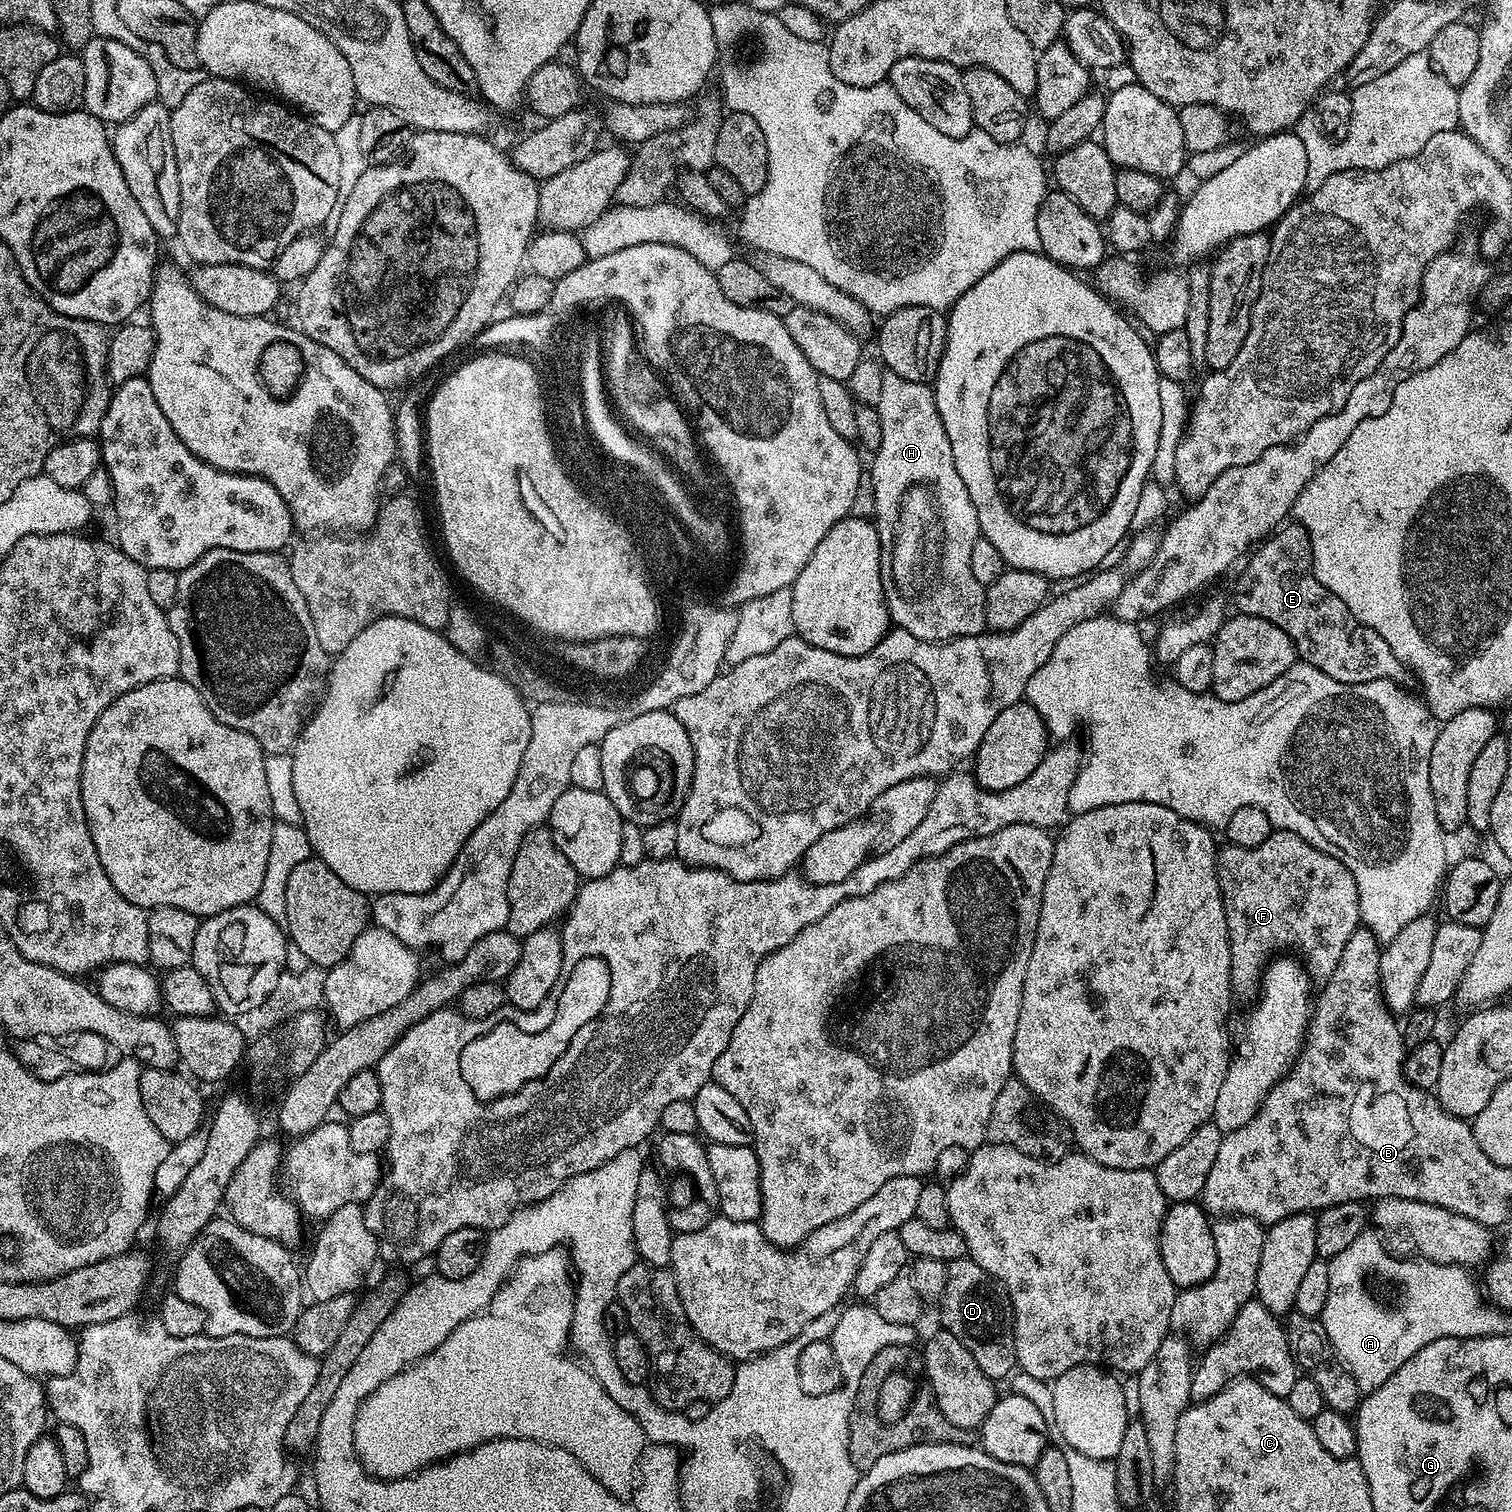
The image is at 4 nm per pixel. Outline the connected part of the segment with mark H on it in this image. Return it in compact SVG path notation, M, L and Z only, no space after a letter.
M885 375L882 382L882 394L875 406L875 410L880 419L882 434L880 435L879 444L874 449L876 457L872 460L872 488L876 491L872 496L872 504L878 511L888 512L892 508L892 496L894 499L901 500L904 503L904 524L898 525L896 533L892 536L892 580L900 587L900 596L889 595L887 597L886 603L891 623L897 628L905 628L910 634L914 634L914 638L919 640L943 642L956 640L959 636L979 636L986 628L984 622L986 588L985 585L978 582L978 578L974 578L974 574L970 574L970 550L973 548L974 542L981 539L982 533L978 522L978 514L974 510L974 502L970 502L970 494L954 466L954 454L950 450L950 438L942 426L942 418L936 409L936 397L933 389L928 384L912 382L901 376Z

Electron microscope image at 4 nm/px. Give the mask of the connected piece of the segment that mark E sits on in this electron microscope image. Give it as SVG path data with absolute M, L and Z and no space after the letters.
M1285 523L1271 533L1247 560L1248 565L1236 580L1235 611L1274 622L1274 626L1294 642L1296 655L1303 663L1347 684L1387 679L1404 682L1410 676L1409 669L1396 657L1394 650L1386 646L1386 638L1373 628L1358 623L1346 602L1318 582L1312 569L1312 540L1303 524Z

